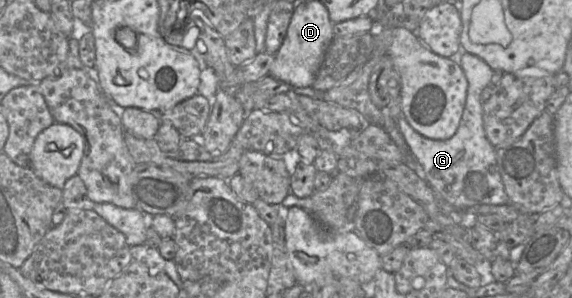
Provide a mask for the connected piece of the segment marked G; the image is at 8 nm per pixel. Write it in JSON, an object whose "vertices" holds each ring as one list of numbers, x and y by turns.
{"vertices":[[463,51,460,66,468,81,466,104,456,133,446,140,422,136,408,122,398,123,411,152,422,167,422,176,448,203,458,210,476,205,510,204,496,159,496,147,487,139,483,125,481,92,491,81,493,70,479,57]]}

